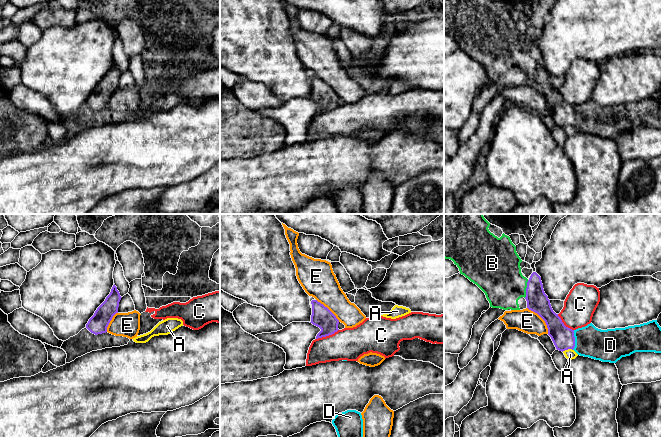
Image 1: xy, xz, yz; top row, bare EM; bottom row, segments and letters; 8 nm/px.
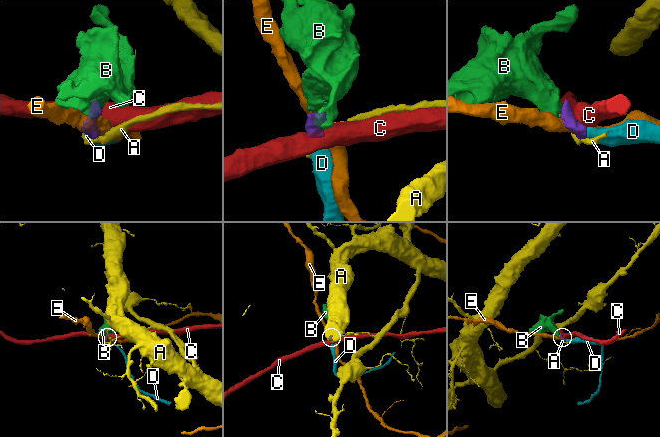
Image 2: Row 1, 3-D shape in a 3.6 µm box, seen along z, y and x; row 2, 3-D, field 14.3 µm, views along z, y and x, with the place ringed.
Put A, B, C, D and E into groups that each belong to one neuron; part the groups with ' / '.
A / B D / C / E

